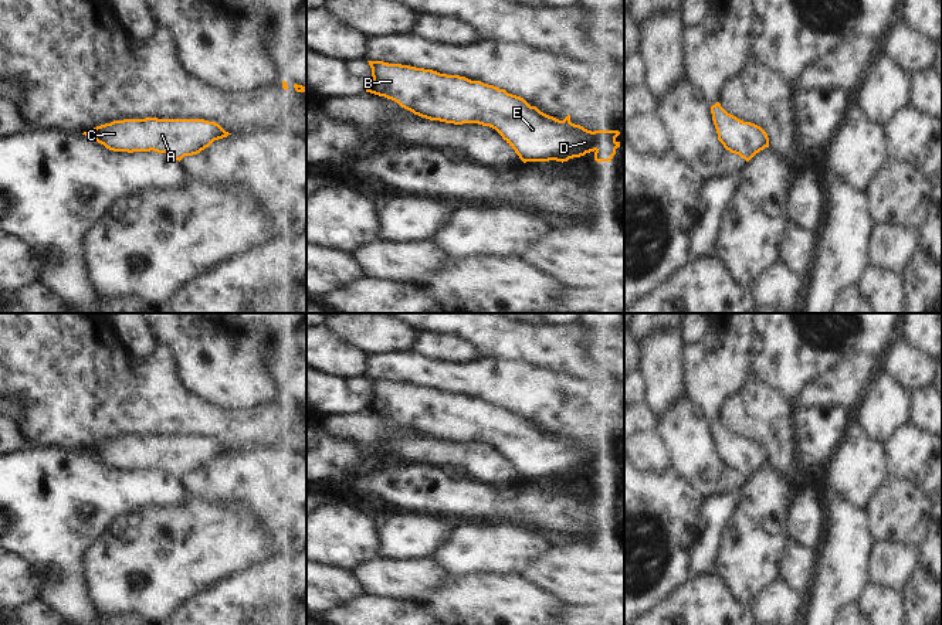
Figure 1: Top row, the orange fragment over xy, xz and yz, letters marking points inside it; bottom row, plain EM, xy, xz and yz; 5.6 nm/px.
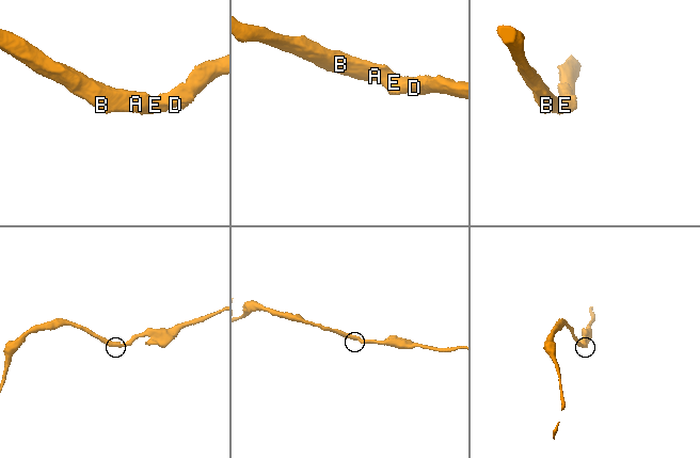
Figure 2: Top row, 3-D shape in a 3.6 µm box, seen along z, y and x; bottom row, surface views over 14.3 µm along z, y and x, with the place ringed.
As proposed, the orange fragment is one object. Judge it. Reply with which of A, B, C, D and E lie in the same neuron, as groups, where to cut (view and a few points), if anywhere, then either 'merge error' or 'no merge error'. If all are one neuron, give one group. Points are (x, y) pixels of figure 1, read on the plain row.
A B C D E | no cut | no merge error

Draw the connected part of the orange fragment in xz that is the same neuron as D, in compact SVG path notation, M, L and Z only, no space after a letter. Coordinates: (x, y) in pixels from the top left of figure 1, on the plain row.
M367 378L372 385L372 401L366 410L384 414L397 420L401 425L430 438L440 438L445 441L462 442L462 441L478 441L495 446L502 456L515 468L519 476L526 479L567 479L573 475L584 473L593 469L594 478L611 479L616 472L616 466L620 465L620 459L616 455L620 452L619 448L587 448L580 442L570 439L570 432L563 438L549 434L541 429L536 424L531 424L523 415L508 411L505 407L499 407L494 402L484 401L481 398L471 398L460 393L440 391L433 387L416 385L401 381L389 381L383 378Z

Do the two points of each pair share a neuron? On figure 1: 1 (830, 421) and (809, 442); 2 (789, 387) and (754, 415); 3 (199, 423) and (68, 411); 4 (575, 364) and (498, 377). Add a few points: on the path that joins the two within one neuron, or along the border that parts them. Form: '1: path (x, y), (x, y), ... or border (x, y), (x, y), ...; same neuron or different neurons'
1: path (824, 427), (815, 437); same neuron
2: border (755, 373), (792, 406); different neurons
3: path (166, 418), (101, 418); same neuron
4: border (514, 360), (527, 360), (569, 376); different neurons

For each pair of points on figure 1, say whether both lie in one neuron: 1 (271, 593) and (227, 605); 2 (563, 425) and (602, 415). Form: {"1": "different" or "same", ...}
{"1": "same", "2": "different"}

